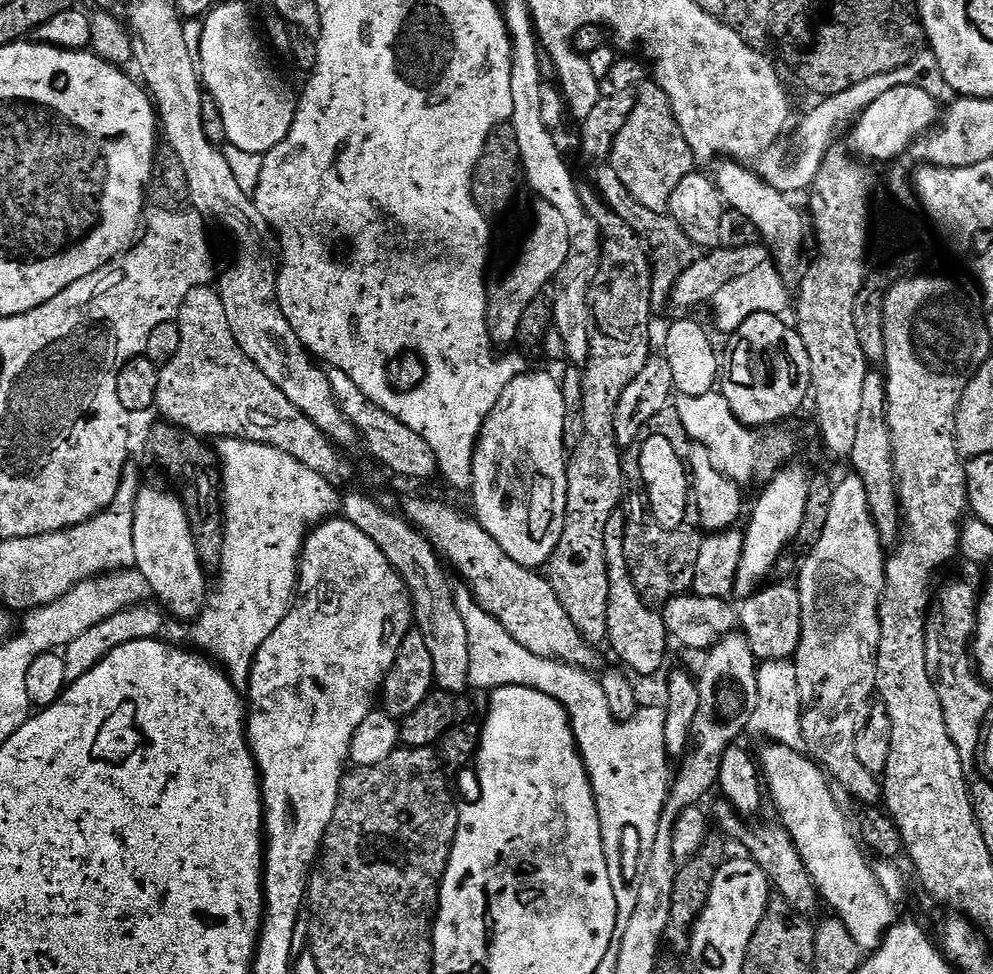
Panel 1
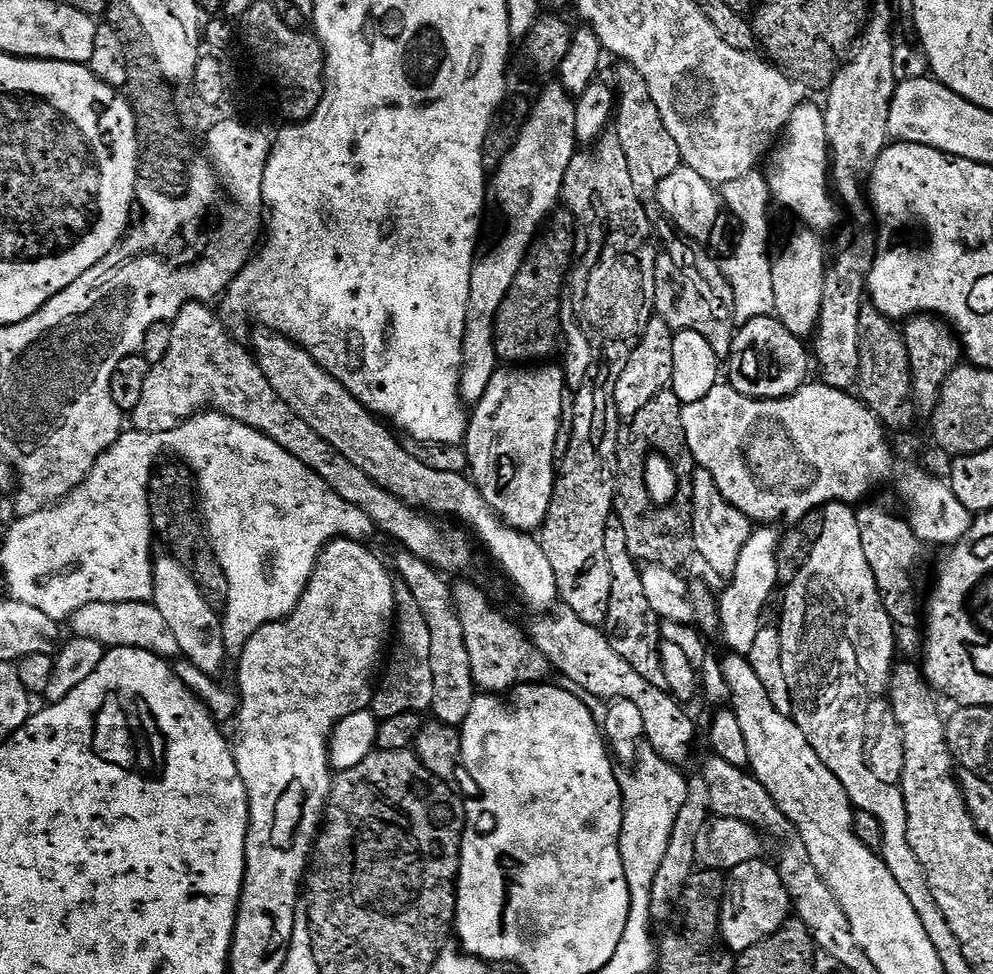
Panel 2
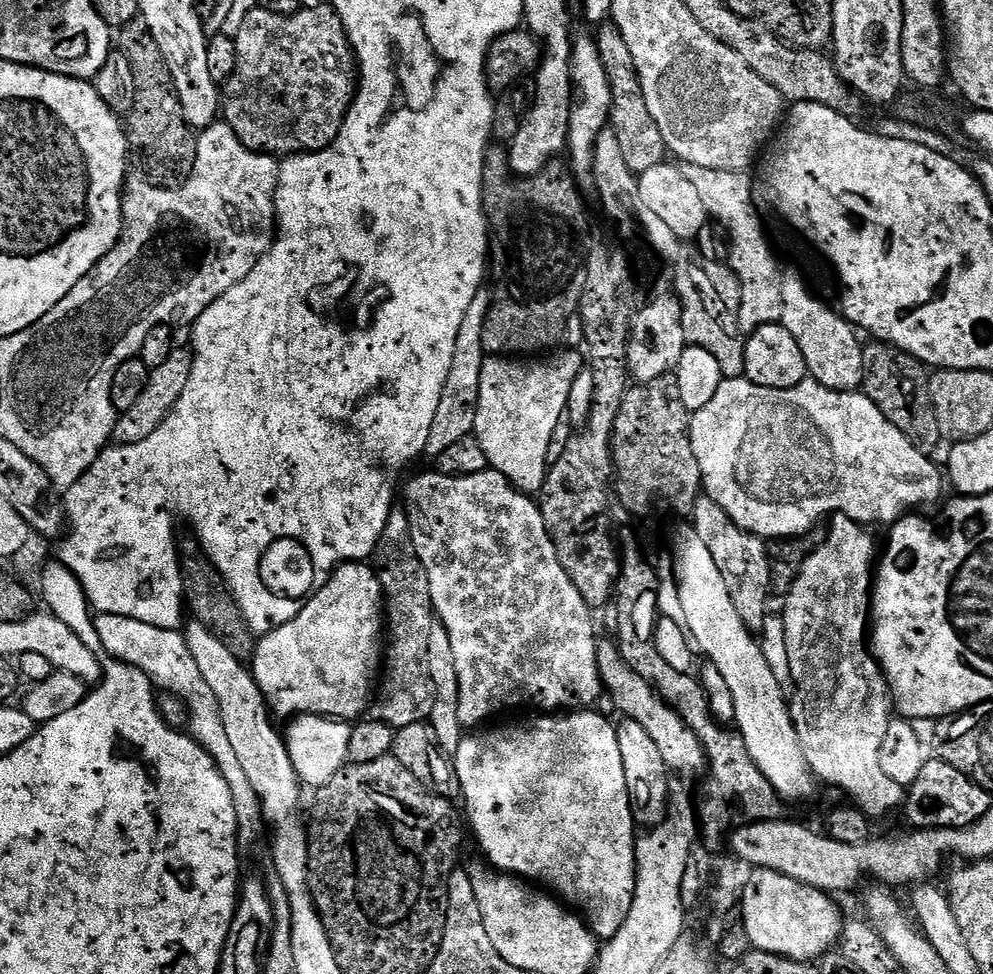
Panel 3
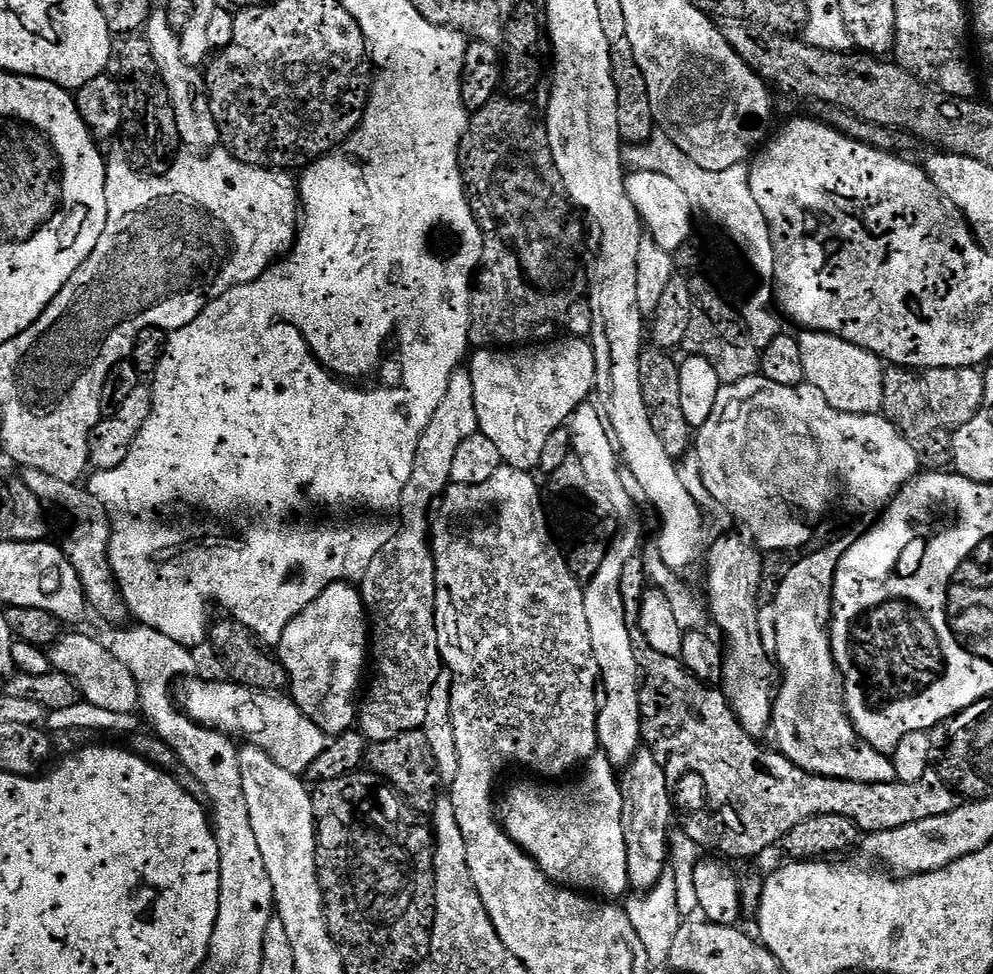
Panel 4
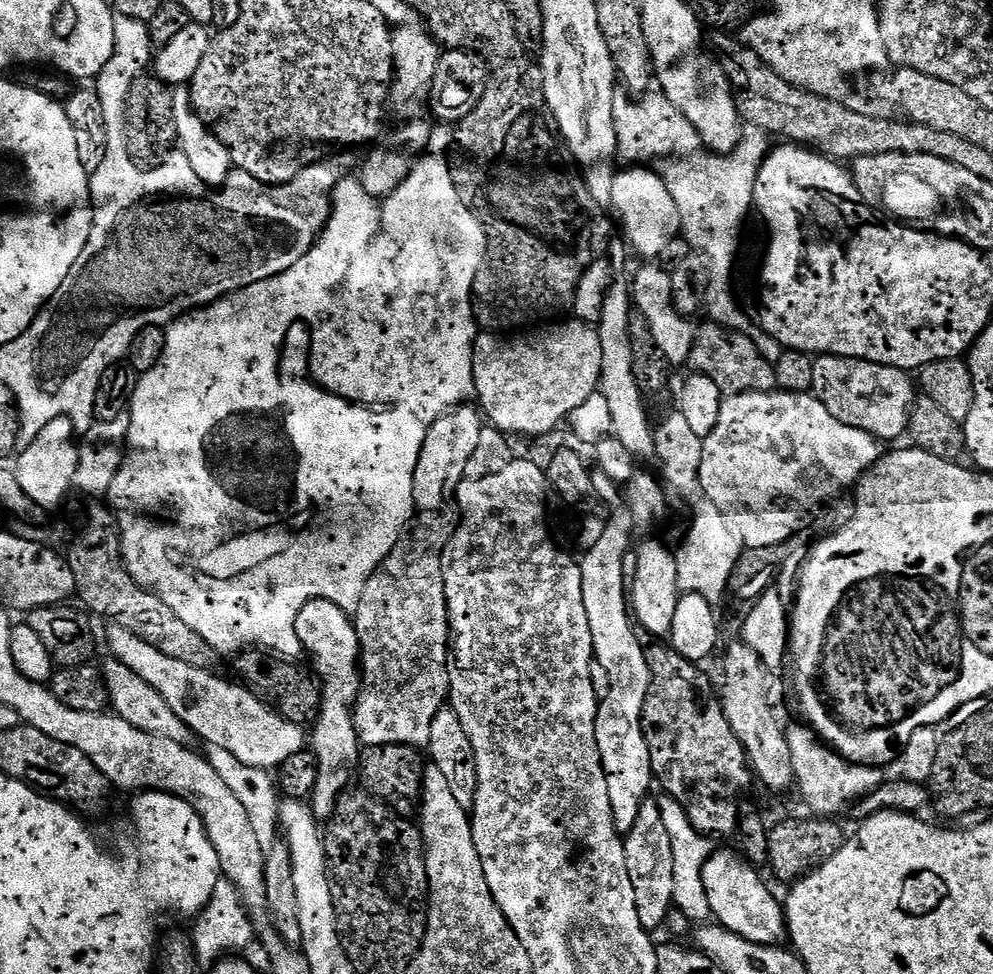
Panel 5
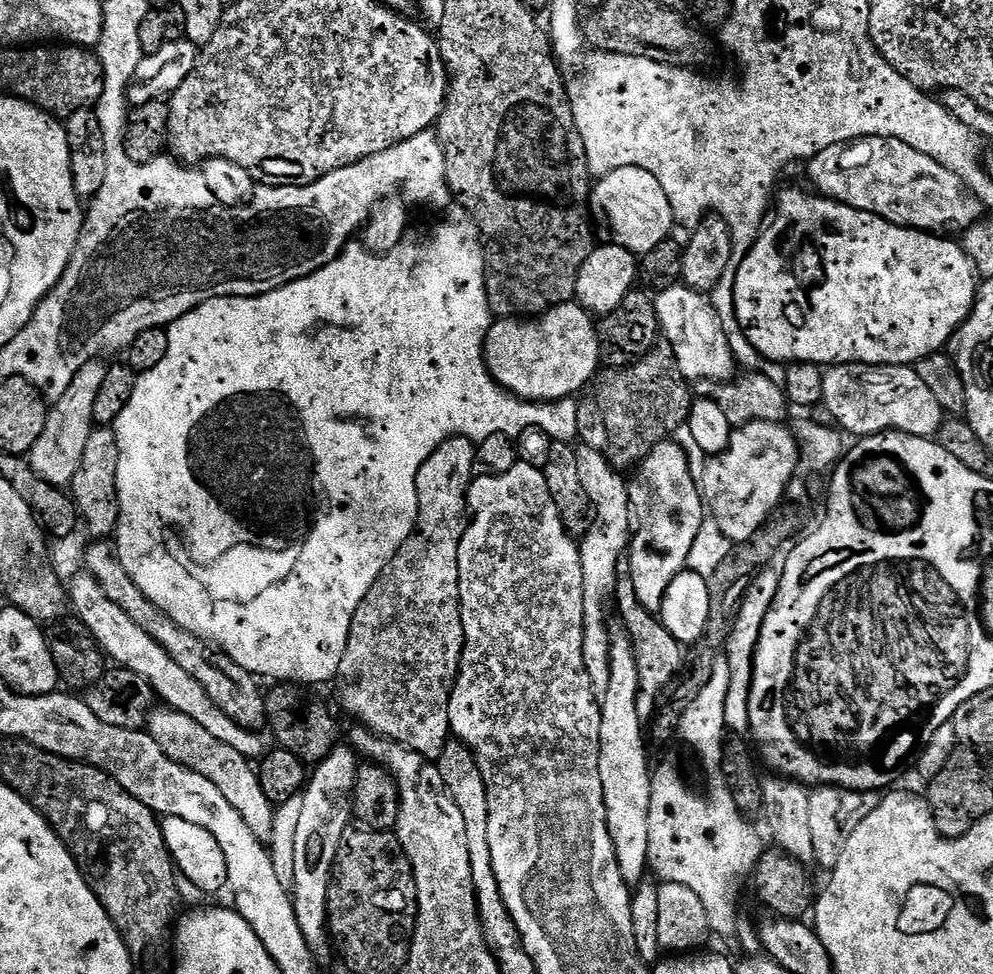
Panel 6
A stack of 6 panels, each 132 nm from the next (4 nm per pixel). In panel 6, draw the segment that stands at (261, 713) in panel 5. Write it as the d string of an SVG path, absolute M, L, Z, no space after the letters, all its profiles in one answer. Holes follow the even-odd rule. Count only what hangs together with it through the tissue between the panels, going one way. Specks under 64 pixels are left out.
M86 570L77 573L70 581L70 608L75 619L82 621L90 630L92 639L100 645L100 650L105 657L113 665L129 668L134 674L146 678L148 685L154 689L157 697L167 707L194 718L194 722L198 722L202 730L214 734L218 742L226 742L226 746L234 746L238 754L249 758L260 758L265 755L266 747L264 748L264 740L260 737L261 733L238 726L234 718L226 718L226 714L222 714L222 710L218 710L214 702L210 702L210 694L202 690L199 682L190 674L186 674L186 670L182 670L182 666L178 666L178 662L174 662L174 658L166 654L164 647L154 642L154 638L150 638L146 630L142 630L142 626L134 626L126 610L114 606L104 587Z

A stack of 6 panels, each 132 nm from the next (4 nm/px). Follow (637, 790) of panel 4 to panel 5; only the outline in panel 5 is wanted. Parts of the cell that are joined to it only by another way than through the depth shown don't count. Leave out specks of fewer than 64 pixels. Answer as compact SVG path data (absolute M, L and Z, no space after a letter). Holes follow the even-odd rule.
M648 798L638 810L633 828L623 837L626 854L626 871L634 886L634 902L638 906L638 922L649 934L656 934L668 923L668 913L674 908L674 850L670 846L670 834L657 801Z

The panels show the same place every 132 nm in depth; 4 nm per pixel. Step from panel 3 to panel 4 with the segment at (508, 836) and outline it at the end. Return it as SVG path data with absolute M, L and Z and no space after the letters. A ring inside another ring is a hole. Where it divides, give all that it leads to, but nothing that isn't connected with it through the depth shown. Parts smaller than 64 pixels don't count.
M603 754L593 756L583 772L584 777L569 788L547 788L544 782L514 785L508 792L508 813L503 813L502 824L553 882L584 894L620 898L616 896L630 888L622 780Z

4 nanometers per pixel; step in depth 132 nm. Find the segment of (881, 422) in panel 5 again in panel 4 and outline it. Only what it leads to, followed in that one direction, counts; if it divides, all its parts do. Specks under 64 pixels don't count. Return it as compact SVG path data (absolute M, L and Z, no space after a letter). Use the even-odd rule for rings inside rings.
M804 330L799 333L798 339L802 350L802 370L806 383L822 390L826 402L830 402L830 406L834 406L834 410L842 410L846 414L866 414L867 416L881 411L885 361L879 360L873 352L862 350L862 346L854 346L843 340L841 336L831 336L829 332Z

